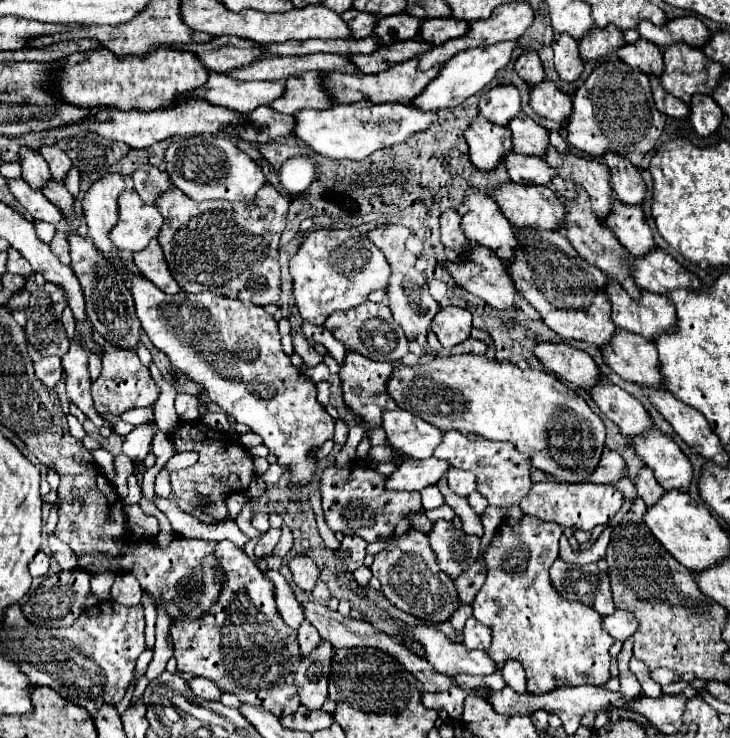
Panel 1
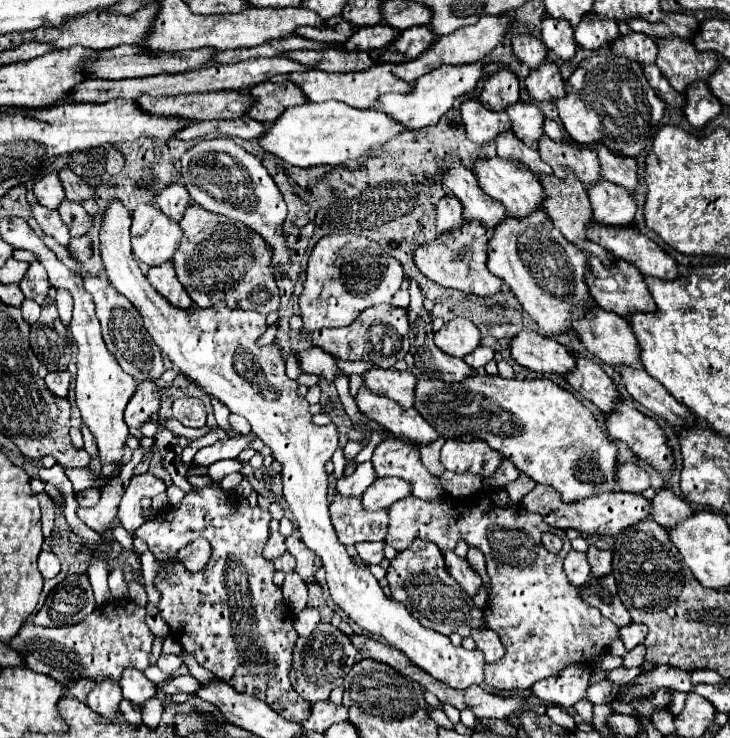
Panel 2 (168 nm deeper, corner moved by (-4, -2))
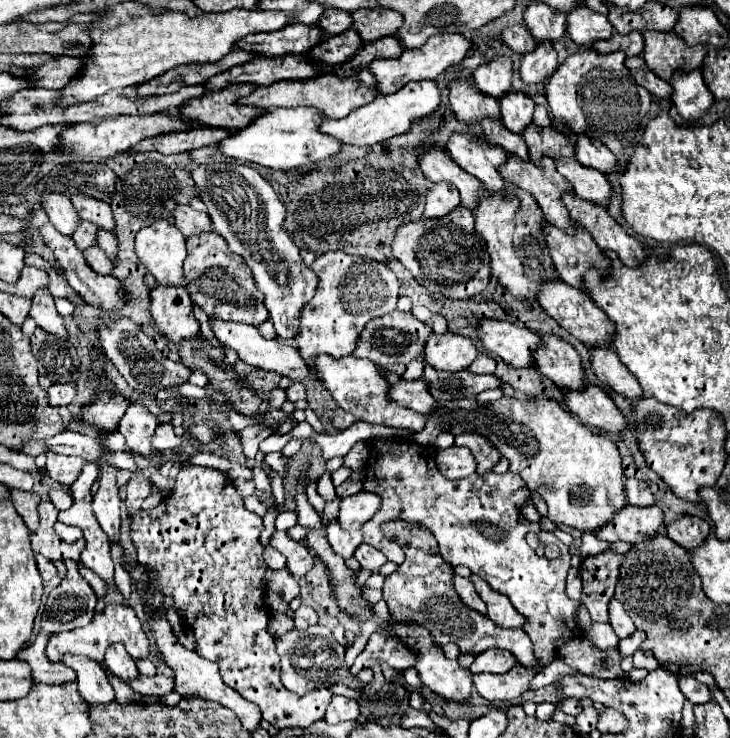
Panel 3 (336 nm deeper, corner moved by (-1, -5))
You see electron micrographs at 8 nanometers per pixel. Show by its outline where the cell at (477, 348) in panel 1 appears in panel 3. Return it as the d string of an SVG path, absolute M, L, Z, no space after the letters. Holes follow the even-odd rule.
M480 354L472 364L470 364L470 372L474 374L494 374L494 368L496 368L496 360L488 354Z

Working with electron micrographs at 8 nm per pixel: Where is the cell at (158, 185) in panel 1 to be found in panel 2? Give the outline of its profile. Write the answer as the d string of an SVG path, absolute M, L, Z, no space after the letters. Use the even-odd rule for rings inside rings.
M175 183L175 185L169 185L165 187L159 195L157 195L157 201L155 205L167 215L171 217L173 221L181 221L183 213L185 213L185 207L189 205L189 193L183 185Z

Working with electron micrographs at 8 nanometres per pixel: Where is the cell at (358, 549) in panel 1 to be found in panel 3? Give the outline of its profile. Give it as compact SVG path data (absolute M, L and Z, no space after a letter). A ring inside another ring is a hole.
M360 544L354 558L360 562L360 568L370 570L370 572L378 572L378 568L386 564L386 556L368 544Z

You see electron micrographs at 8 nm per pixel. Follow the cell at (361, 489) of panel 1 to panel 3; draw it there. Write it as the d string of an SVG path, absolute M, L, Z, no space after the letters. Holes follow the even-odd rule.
M338 520L326 526L326 538L328 538L330 548L334 548L334 552L344 558L354 556L354 550L362 544L362 532L344 532Z

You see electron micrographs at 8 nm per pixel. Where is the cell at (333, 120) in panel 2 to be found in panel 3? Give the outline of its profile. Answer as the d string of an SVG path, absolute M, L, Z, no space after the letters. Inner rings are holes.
M274 108L258 116L246 128L234 130L226 140L220 140L216 144L216 150L240 162L266 166L272 170L290 170L304 164L326 160L338 154L338 150L342 148L338 140L318 132L320 124L322 124L322 116L318 116L314 108Z

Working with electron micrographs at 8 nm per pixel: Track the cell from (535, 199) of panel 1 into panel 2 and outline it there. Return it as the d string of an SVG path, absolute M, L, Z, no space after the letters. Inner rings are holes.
M493 157L493 159L481 159L477 161L477 167L475 167L475 177L481 185L481 189L497 199L499 203L505 205L509 217L527 217L529 213L535 213L537 209L543 209L543 201L545 201L545 191L543 191L543 185L541 181L525 167L525 165L519 165L517 161L507 161L507 159L501 159L501 157Z

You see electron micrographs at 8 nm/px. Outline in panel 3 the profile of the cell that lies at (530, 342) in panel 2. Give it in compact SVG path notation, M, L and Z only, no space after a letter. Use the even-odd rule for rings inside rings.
M482 318L476 326L476 334L478 334L484 350L494 352L506 364L510 364L514 368L534 366L532 352L540 342L536 332L520 328L512 322Z

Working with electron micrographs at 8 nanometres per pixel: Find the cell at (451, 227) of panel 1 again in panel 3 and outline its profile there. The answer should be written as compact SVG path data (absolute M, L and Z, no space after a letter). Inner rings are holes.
M434 182L428 184L426 206L424 206L426 218L446 216L448 212L452 212L458 206L460 206L460 196L452 184L434 184Z

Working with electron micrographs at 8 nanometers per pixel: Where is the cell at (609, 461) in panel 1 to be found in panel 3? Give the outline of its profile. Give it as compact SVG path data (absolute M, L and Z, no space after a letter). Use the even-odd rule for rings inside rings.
M636 478L626 480L626 500L632 506L654 506L656 504L656 498L650 492L648 482L642 482Z

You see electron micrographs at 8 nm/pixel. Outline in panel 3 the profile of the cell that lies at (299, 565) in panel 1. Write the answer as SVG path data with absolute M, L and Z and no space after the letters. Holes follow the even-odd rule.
M274 532L270 536L270 546L286 556L286 568L292 576L304 576L312 568L312 554L300 542L292 540L286 532Z

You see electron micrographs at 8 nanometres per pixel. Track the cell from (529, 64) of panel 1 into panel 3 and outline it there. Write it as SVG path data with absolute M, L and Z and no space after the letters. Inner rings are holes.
M512 26L512 28L504 28L502 32L502 42L506 46L510 46L516 54L528 54L534 50L536 40L534 36L528 32L526 26Z

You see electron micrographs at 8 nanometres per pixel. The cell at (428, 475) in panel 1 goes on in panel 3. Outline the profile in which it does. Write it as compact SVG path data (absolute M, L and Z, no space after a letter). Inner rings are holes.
M358 492L340 500L338 522L342 530L360 530L380 508L380 498L372 492Z

